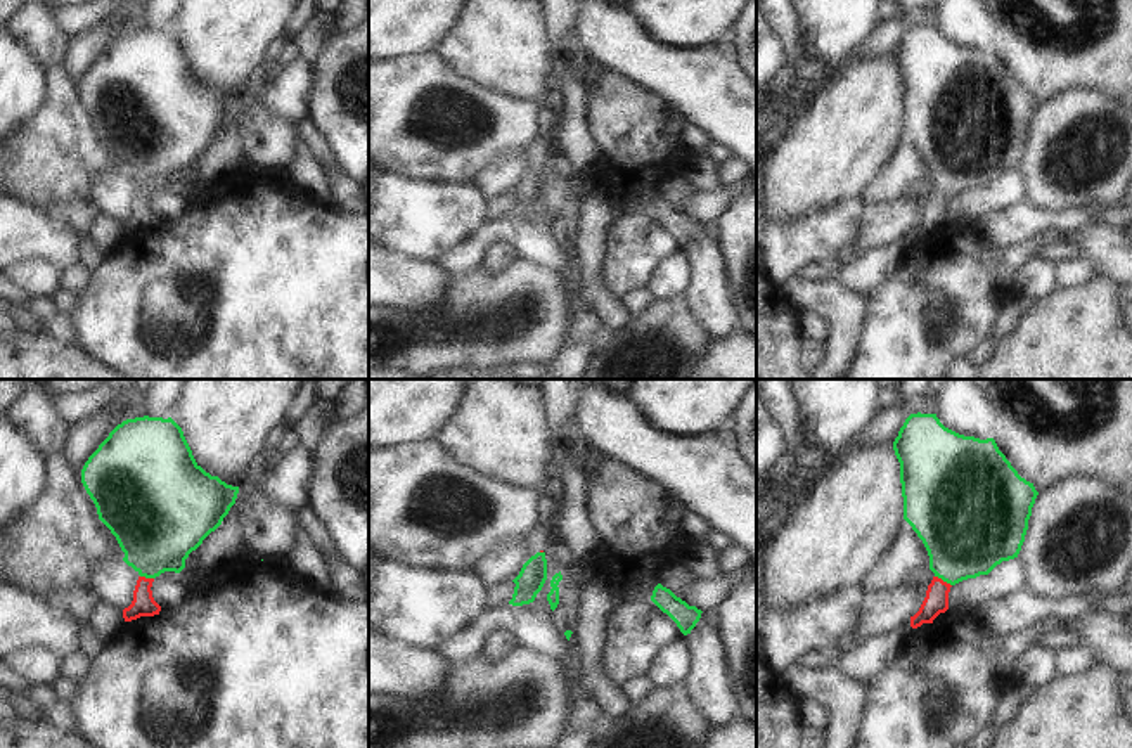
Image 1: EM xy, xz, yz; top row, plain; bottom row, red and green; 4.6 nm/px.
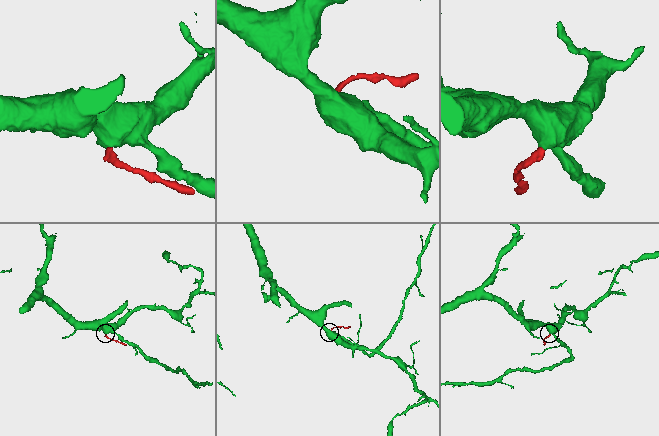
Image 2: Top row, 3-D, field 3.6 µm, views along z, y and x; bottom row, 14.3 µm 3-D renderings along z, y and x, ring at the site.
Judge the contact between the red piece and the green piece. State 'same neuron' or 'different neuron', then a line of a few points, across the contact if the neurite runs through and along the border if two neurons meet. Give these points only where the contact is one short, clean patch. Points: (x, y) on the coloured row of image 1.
same neuron; line yz (937, 596), (942, 580), (966, 534)

